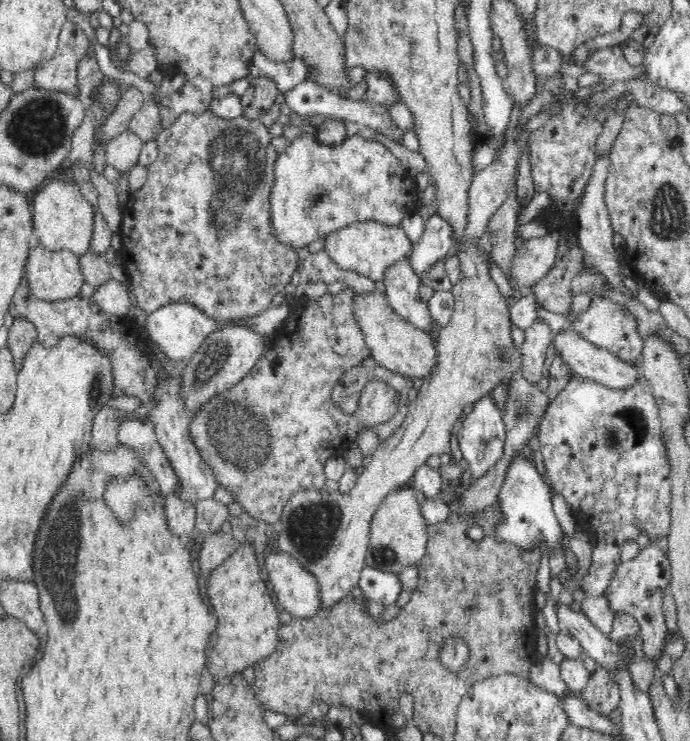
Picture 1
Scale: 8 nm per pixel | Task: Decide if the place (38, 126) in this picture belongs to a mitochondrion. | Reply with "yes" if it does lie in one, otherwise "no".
yes

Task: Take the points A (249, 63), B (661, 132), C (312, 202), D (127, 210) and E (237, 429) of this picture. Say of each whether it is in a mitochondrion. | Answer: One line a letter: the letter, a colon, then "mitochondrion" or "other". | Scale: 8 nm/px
A: other
B: other
C: mitochondrion
D: other
E: mitochondrion

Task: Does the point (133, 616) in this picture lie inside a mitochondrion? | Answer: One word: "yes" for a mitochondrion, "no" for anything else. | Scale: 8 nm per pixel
no

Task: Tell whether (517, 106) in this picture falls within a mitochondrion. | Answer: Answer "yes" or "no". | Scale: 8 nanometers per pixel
no

